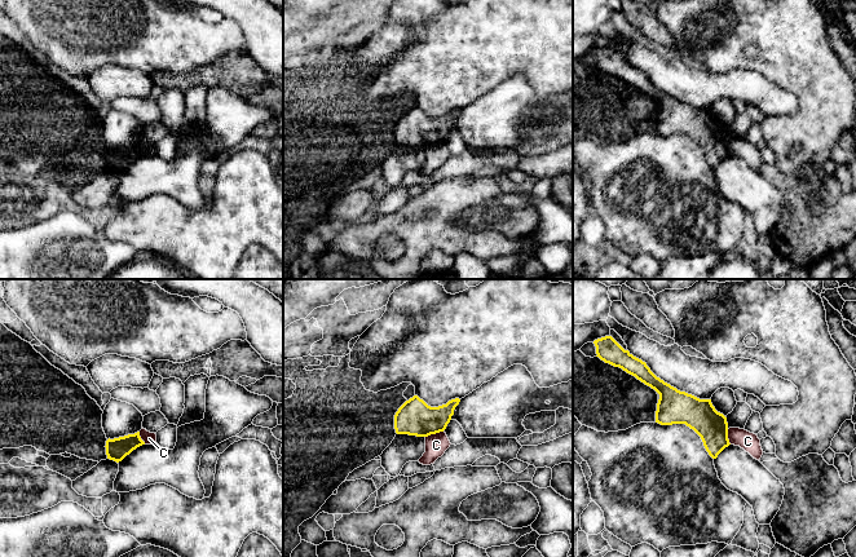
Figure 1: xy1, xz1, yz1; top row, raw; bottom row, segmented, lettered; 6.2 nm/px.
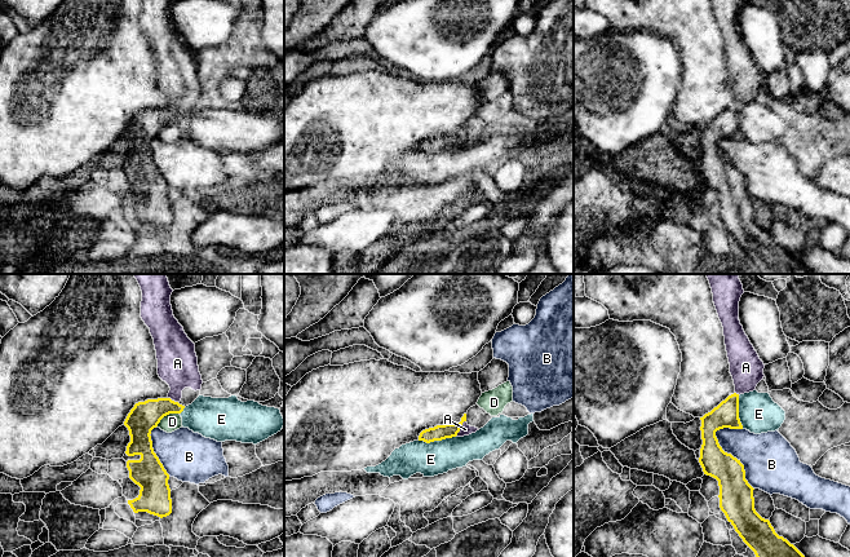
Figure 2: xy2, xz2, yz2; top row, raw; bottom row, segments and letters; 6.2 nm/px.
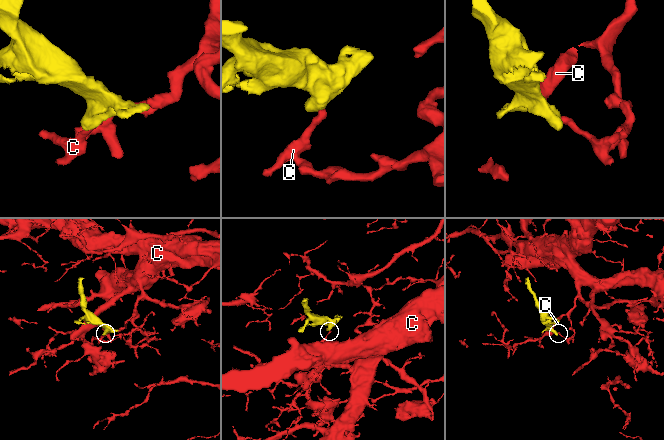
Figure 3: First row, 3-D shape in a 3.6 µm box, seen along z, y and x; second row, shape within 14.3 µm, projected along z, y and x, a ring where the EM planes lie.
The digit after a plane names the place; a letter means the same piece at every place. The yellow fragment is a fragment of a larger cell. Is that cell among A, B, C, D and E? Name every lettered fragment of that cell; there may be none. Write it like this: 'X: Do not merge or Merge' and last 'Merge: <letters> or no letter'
A: Merge
B: Do not merge
C: Do not merge
D: Do not merge
E: Do not merge
Merge: A

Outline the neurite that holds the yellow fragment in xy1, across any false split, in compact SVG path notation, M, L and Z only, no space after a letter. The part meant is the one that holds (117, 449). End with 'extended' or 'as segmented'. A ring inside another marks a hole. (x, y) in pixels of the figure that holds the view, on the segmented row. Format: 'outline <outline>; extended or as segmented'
outline M140 432L134 434L114 438L114 439L109 438L105 446L107 459L119 463L127 455L129 455L133 450L136 450L137 447L142 445L145 445L145 442L141 439Z; as segmented

